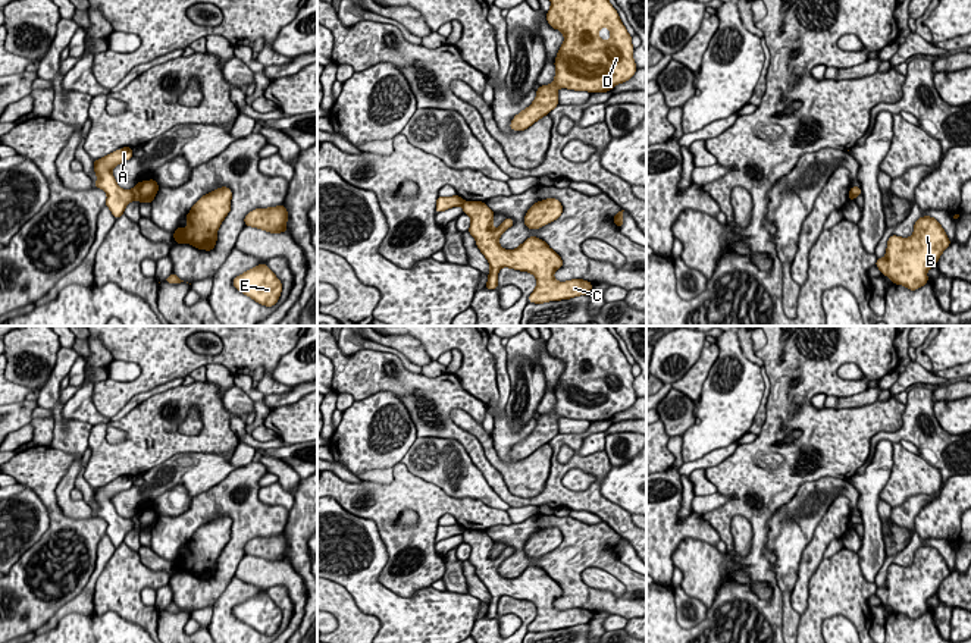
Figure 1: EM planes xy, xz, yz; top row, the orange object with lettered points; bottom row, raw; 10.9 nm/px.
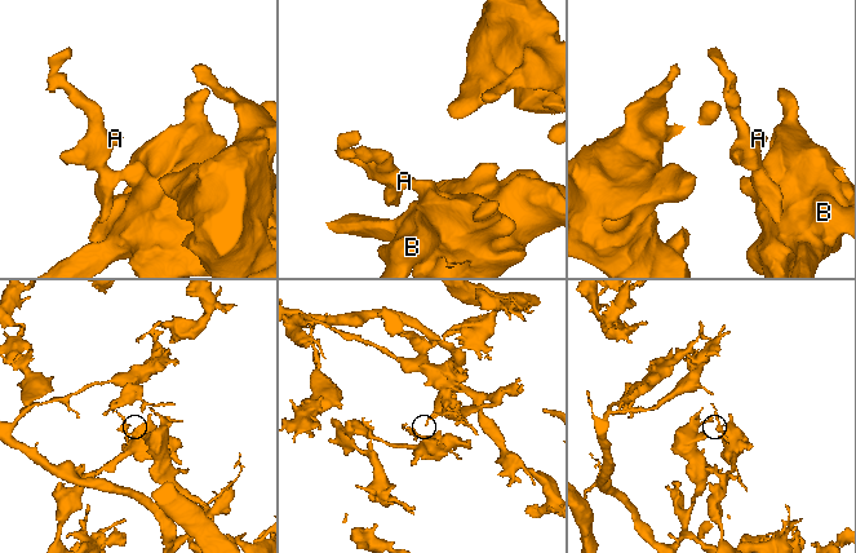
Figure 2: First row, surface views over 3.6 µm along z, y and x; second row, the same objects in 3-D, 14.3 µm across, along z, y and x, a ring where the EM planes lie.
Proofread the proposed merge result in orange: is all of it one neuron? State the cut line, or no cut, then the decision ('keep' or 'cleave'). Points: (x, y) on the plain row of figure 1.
cut xy (130, 518), (135, 527); cleave

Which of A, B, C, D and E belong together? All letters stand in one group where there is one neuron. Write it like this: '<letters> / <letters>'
A / B C D E

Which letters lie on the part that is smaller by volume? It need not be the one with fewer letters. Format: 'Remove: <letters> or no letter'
Remove: A

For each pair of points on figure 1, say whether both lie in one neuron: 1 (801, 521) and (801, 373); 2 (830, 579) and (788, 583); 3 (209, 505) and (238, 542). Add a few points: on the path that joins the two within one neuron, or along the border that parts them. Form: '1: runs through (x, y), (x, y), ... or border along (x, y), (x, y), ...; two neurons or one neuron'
1: border along (835, 476), (805, 480), (777, 510); two neurons
2: border along (804, 548), (791, 596), (791, 607), (799, 615); two neurons
3: runs through (222, 505), (238, 518), (238, 529); one neuron

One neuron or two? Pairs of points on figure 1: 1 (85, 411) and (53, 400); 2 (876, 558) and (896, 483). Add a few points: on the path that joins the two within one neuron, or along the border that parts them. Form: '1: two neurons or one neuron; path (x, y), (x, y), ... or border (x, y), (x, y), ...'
1: two neurons; border (62, 405), (66, 420), (93, 424)
2: two neurons; border (892, 467), (892, 473), (879, 499)

